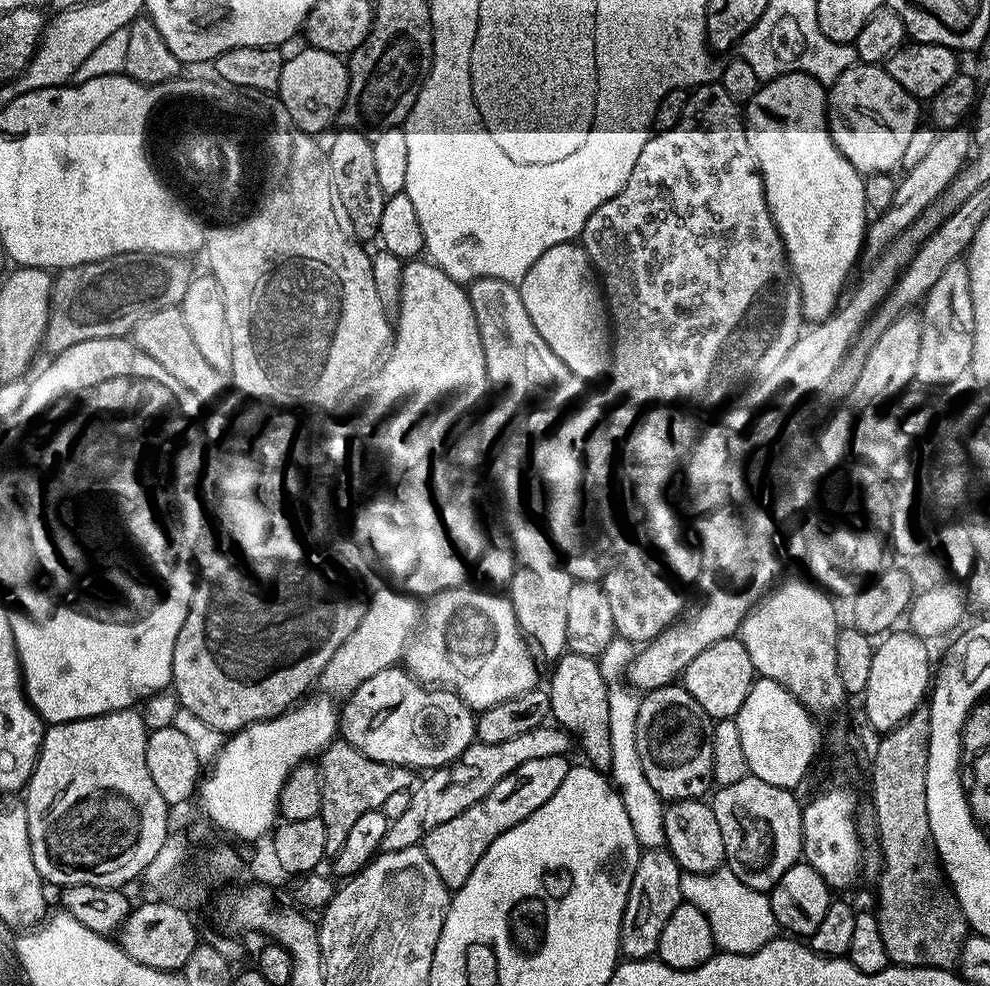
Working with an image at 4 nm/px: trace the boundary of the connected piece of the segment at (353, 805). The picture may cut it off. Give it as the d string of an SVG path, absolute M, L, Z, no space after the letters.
M337 738L320 753L318 767L322 774L322 810L319 817L322 826L326 826L326 857L335 858L346 842L346 834L362 818L362 814L375 812L398 790L409 790L417 783L418 776L413 769L394 766L386 762L374 762L366 758L354 746L344 739Z

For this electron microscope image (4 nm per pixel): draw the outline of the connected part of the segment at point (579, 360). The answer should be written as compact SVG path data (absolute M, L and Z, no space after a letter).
M572 241L552 246L526 270L518 287L530 322L534 322L550 350L554 350L578 378L592 382L599 376L609 375L613 338L610 317L602 285L583 245Z

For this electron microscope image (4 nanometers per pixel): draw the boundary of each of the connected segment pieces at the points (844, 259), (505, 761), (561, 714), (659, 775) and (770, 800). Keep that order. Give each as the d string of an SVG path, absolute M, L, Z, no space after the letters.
M795 72L761 83L760 89L746 104L748 141L756 153L756 165L764 180L764 193L770 214L788 256L788 267L800 288L804 319L808 322L824 320L832 315L845 295L848 275L860 252L865 251L864 233L870 223L870 211L864 197L865 177L834 146L828 132L828 101L825 85L813 76Z
M541 726L534 730L526 730L526 734L518 734L518 738L510 738L507 742L490 742L482 744L474 742L452 763L441 768L431 769L428 776L419 781L411 789L410 806L399 818L388 821L386 838L382 838L380 852L406 850L423 845L426 834L434 830L434 826L442 826L442 822L450 822L450 818L458 818L462 810L470 810L474 802L486 798L506 774L514 774L522 762L531 762L534 758L554 758L568 756L574 748L574 740L567 731L559 727Z
M565 651L559 660L551 665L552 681L546 685L546 691L552 707L551 719L561 729L567 730L578 741L578 748L584 751L584 756L591 767L597 768L602 773L607 773L612 766L610 754L610 714L608 713L608 683L602 678L599 659L574 654Z
M673 682L640 696L638 722L636 723L638 758L642 762L646 782L650 782L650 786L661 801L698 800L709 795L714 784L712 778L714 770L713 727L712 717L706 714L706 710L702 710L702 706L698 706L698 702L694 702L694 698L679 683Z
M751 774L734 786L717 787L711 793L714 818L718 818L718 830L722 830L726 866L754 890L771 893L778 878L801 859L802 804L796 801L796 795L793 789L770 786L770 782Z

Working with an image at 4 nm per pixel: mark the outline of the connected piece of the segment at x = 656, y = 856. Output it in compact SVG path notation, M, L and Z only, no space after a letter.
M667 847L645 848L630 882L626 910L620 927L620 954L630 960L646 960L657 955L656 947L662 938L662 929L670 922L670 914L682 903L680 877L682 869Z

